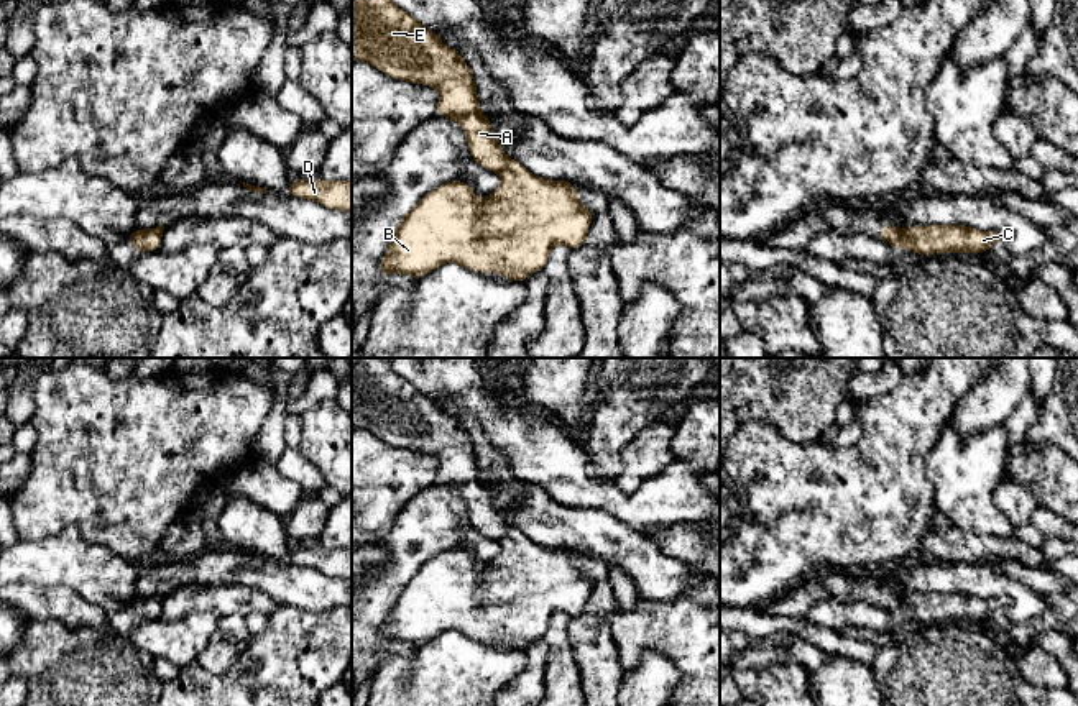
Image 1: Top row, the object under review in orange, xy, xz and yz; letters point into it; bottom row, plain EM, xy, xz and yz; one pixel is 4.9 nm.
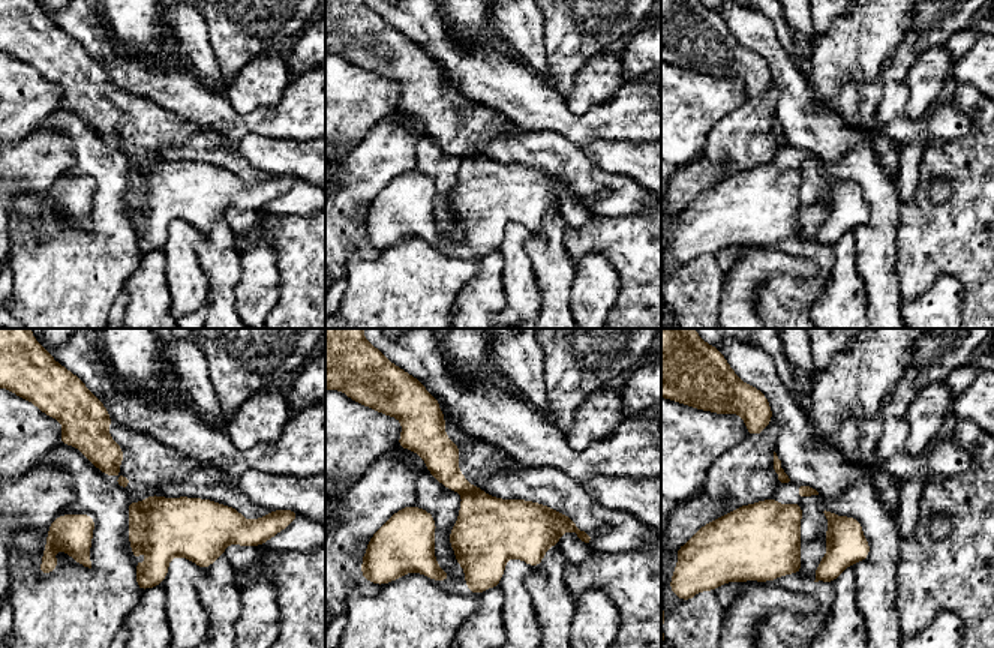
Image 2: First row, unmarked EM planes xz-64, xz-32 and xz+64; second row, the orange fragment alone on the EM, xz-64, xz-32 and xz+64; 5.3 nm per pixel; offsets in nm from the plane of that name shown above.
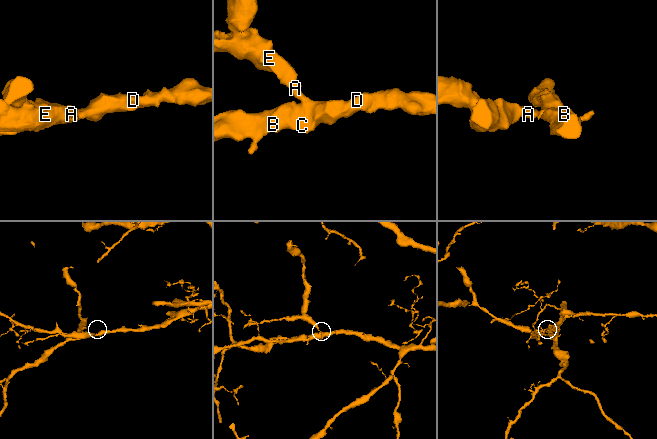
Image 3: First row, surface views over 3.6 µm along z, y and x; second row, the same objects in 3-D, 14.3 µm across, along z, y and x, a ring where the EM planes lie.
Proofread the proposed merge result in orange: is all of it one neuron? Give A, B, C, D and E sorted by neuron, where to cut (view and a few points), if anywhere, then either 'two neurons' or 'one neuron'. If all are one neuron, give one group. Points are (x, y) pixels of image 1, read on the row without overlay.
A E / B C D | yz (901, 600), (891, 613) | two neurons

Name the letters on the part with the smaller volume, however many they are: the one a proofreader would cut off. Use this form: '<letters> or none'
A, E

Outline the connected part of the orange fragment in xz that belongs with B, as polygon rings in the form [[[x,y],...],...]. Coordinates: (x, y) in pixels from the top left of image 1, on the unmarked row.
[[[508,527],[500,539],[498,557],[485,568],[478,568],[473,555],[458,547],[422,563],[398,589],[380,637],[383,647],[393,640],[417,647],[445,630],[457,630],[478,640],[500,640],[521,652],[527,642],[542,639],[552,614],[582,616],[592,588],[593,581],[578,568],[575,552],[537,545]]]

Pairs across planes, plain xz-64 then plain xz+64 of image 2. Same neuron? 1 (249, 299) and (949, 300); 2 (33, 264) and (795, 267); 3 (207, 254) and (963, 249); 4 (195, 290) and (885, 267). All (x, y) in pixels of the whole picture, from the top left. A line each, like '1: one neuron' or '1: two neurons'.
1: one neuron
2: one neuron
3: two neurons
4: two neurons

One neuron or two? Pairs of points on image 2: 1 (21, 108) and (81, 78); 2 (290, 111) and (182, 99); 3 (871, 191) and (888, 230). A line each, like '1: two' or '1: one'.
1: two
2: one
3: one

